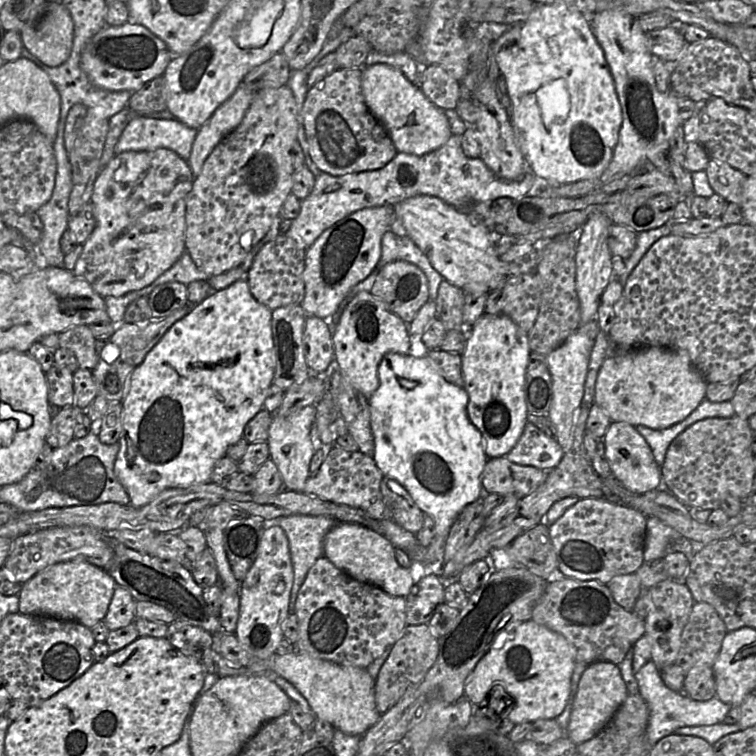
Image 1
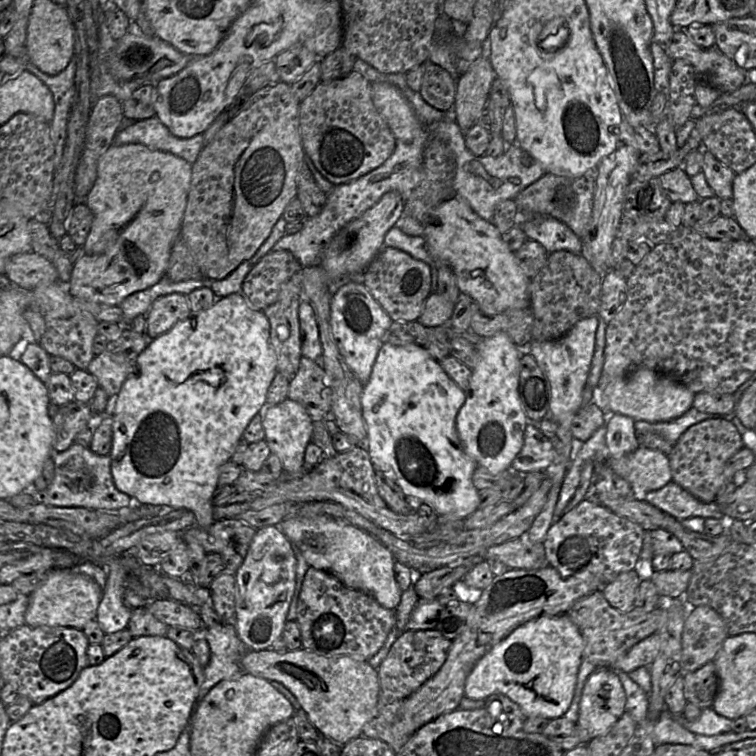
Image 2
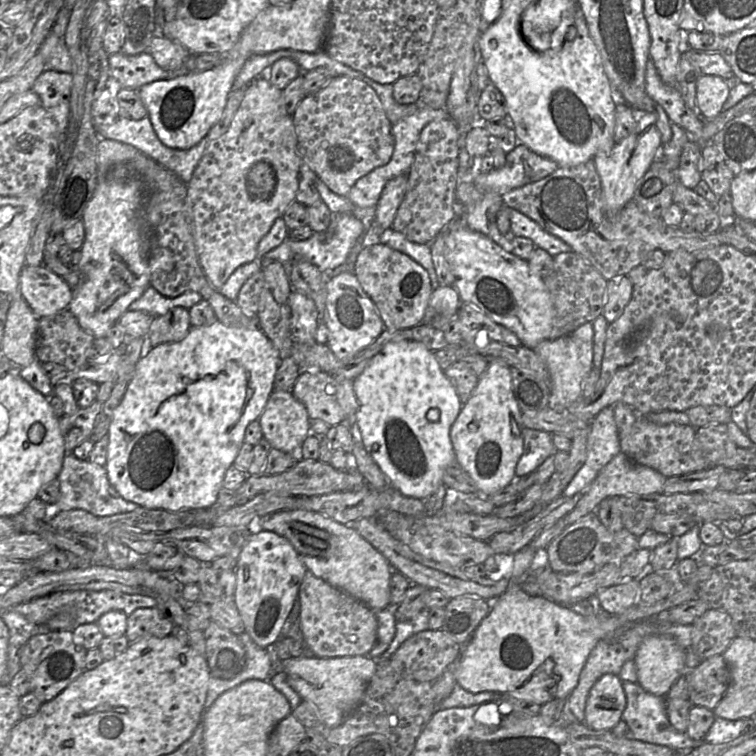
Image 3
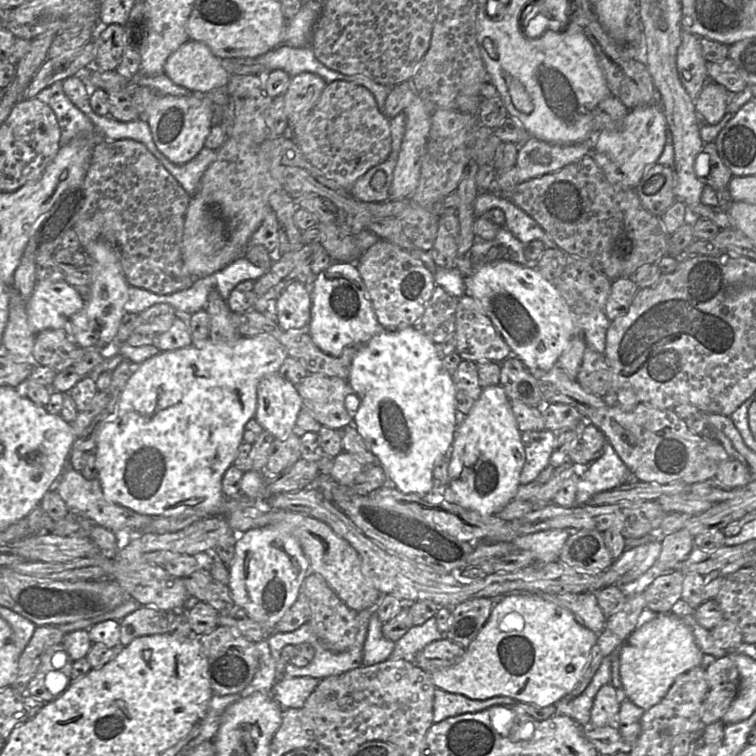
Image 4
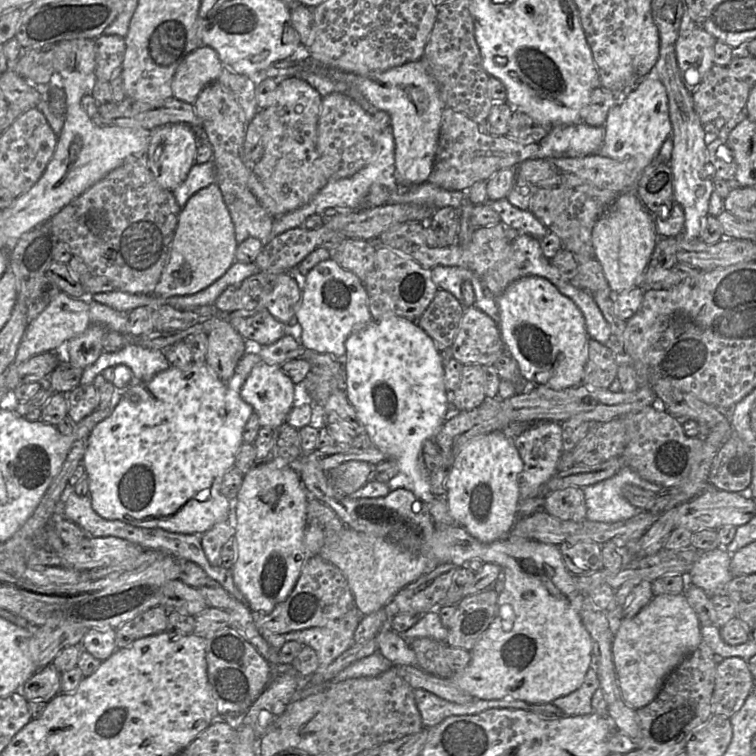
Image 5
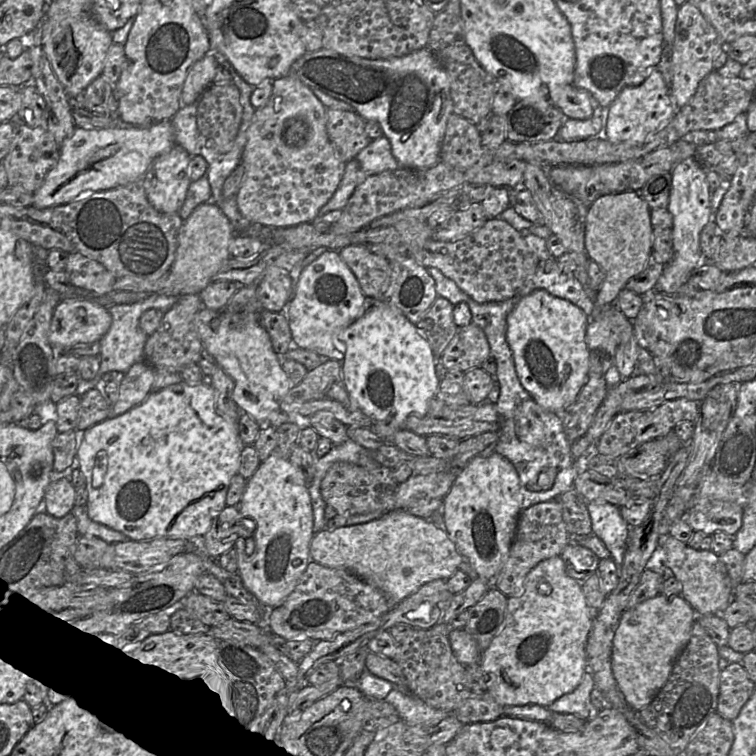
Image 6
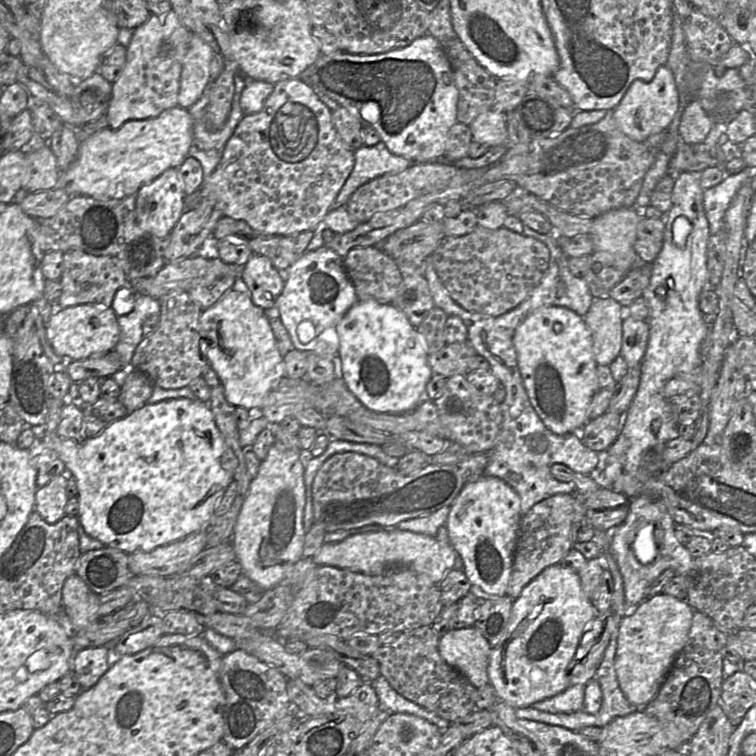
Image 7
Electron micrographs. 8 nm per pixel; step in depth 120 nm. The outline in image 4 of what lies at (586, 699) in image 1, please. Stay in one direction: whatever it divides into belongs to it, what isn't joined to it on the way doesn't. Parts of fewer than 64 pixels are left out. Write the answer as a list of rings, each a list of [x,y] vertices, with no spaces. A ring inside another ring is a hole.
[[[611,684],[602,686],[595,695],[590,723],[596,728],[616,724],[622,694]]]

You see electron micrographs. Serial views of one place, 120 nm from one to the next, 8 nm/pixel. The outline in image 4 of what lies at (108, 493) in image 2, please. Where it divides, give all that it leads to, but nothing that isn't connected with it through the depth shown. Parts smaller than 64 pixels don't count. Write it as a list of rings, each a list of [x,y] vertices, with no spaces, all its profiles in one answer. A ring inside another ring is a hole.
[[[70,466],[65,468],[59,480],[56,482],[56,489],[69,509],[79,511],[82,515],[91,519],[96,525],[113,532],[115,536],[118,531],[123,530],[129,533],[130,540],[141,537],[145,534],[144,529],[153,519],[152,516],[138,514],[129,508],[108,501],[103,495],[98,478],[87,480],[80,472],[73,470]]]

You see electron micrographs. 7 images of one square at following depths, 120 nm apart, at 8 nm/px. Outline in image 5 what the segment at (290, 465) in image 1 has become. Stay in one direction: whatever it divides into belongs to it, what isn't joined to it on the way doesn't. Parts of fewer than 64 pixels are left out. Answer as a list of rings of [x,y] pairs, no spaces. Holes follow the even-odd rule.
[[[260,360],[253,366],[240,394],[258,415],[261,427],[277,429],[294,406],[294,385],[281,366]]]

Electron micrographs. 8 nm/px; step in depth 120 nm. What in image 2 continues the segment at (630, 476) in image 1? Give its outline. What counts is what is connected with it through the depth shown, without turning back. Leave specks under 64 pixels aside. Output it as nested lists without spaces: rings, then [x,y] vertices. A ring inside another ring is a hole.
[[[618,413],[608,414],[606,421],[606,452],[610,457],[621,457],[639,446],[635,420]]]

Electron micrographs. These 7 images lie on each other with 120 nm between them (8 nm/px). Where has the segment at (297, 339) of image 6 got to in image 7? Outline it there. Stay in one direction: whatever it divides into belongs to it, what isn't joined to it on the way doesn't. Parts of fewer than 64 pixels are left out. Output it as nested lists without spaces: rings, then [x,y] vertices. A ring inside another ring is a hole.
[[[323,246],[312,252],[306,251],[285,274],[284,288],[274,307],[279,311],[294,348],[334,359],[340,345],[337,325],[358,302],[354,286],[344,268],[343,257]]]

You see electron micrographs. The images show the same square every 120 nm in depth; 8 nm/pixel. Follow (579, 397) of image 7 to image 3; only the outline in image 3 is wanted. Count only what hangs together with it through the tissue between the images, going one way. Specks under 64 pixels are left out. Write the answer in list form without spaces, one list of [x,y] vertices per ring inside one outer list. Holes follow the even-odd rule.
[[[464,218],[453,221],[446,232],[448,260],[454,275],[454,284],[461,302],[473,305],[494,322],[508,328],[520,339],[522,345],[534,349],[541,341],[549,339],[554,318],[554,307],[543,278],[534,274],[527,263],[511,252],[505,251],[486,235],[468,228]]]

